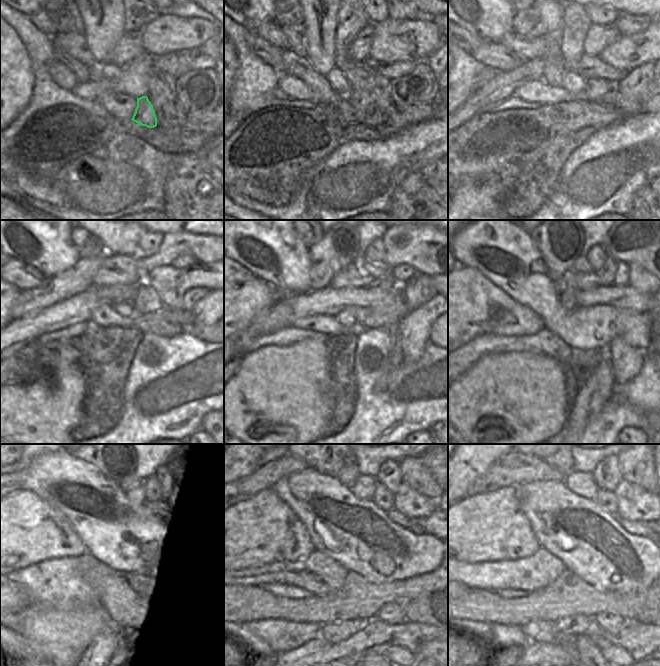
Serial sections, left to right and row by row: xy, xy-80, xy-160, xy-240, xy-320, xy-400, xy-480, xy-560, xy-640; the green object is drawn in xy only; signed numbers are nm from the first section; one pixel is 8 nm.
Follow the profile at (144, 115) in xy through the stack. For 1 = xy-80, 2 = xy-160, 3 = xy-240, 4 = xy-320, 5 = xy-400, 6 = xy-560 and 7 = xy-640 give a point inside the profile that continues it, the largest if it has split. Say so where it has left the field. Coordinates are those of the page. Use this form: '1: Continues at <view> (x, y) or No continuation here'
1: Continues at xy-80 (361, 100)
2: Continues at xy-160 (594, 89)
3: Continues at xy-240 (147, 300)
4: Continues at xy-320 (385, 283)
5: Continues at xy-400 (604, 294)
6: Continues at xy-560 (388, 475)
7: Continues at xy-640 (607, 475).

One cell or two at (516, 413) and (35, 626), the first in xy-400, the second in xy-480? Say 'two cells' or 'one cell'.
one cell

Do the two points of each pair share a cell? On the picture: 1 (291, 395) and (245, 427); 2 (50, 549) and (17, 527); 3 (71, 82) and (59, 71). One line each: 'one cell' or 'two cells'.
1: one cell
2: one cell
3: one cell

